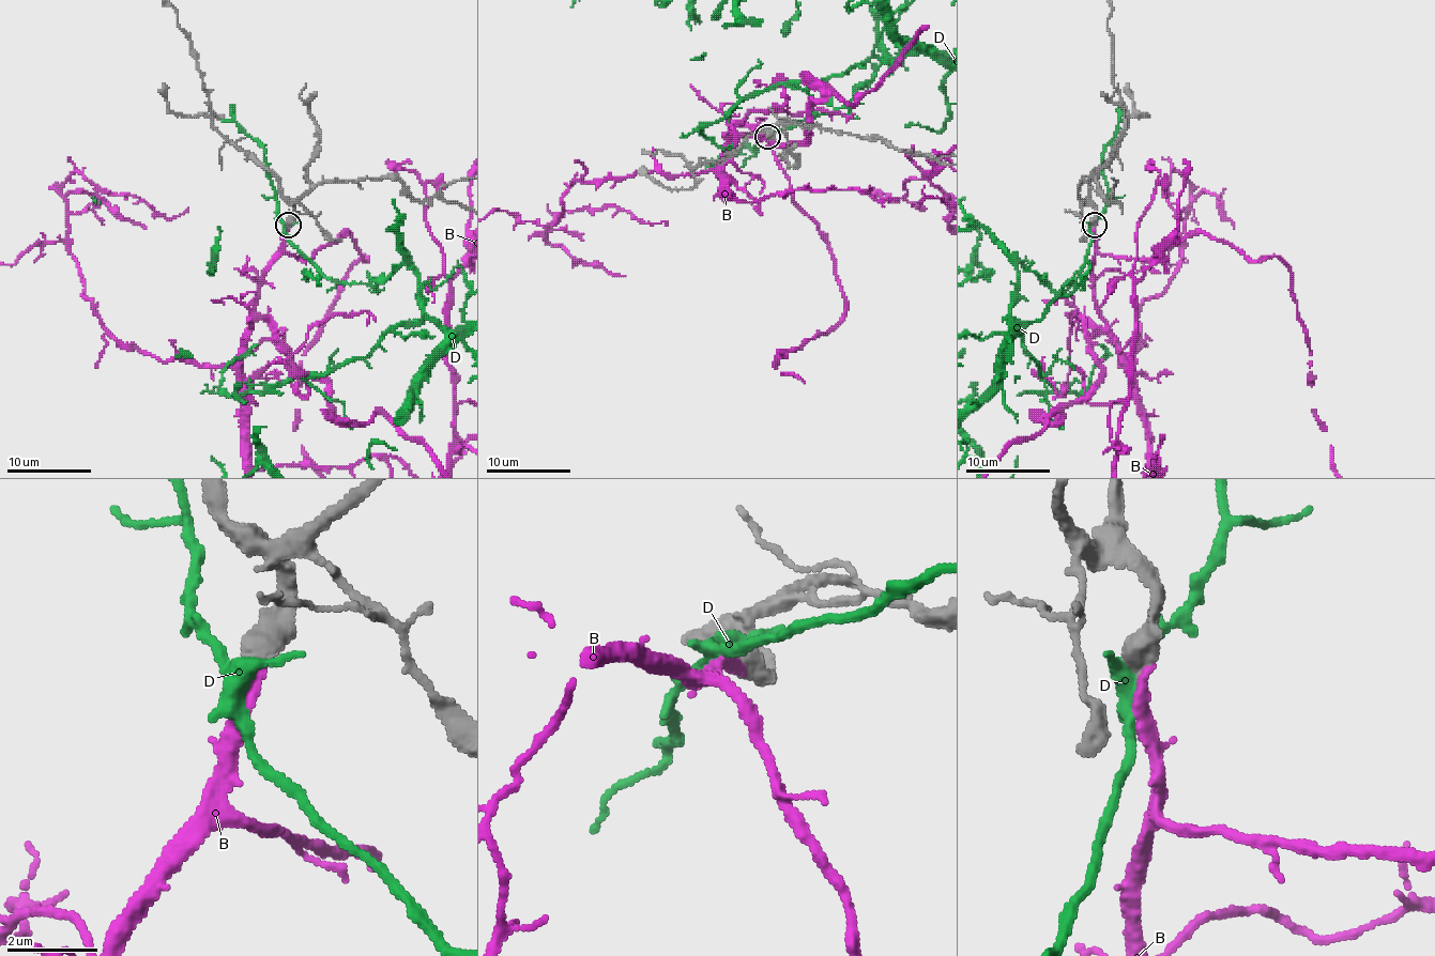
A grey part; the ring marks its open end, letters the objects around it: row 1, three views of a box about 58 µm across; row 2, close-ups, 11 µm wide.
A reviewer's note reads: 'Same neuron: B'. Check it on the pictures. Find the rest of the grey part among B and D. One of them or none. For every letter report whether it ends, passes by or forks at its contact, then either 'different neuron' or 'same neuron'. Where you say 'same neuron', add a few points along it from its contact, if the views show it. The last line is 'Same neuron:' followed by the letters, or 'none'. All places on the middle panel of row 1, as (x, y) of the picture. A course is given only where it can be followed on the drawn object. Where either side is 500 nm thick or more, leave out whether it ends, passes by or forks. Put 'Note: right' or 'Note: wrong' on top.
Note: right
B: same neuron
D: different neuron
Same neuron: B

